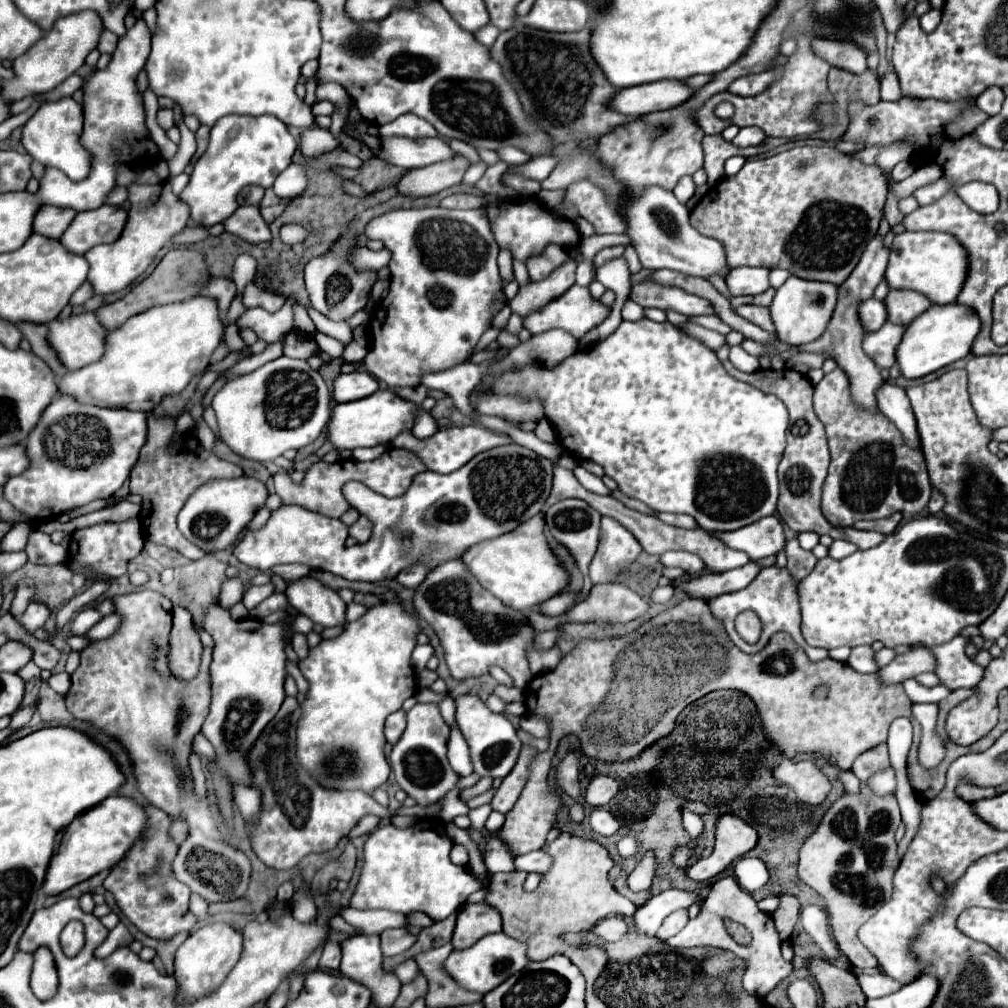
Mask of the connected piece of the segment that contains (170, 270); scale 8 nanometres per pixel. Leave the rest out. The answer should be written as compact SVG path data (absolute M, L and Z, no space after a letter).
M179 247L179 249L171 249L161 261L159 265L155 267L155 271L143 279L129 295L125 295L123 299L111 303L111 305L105 305L97 311L97 317L101 319L103 327L107 331L113 331L117 327L121 327L129 317L137 315L137 313L143 313L155 305L165 305L165 303L175 303L175 301L185 301L185 299L191 299L193 295L199 295L199 291L209 283L209 269L207 269L207 261L205 261L205 253L203 251L197 251L197 249L185 249L185 247Z

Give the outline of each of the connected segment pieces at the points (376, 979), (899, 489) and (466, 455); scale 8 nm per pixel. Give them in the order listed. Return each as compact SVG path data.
M347 939L341 941L343 951L343 963L341 973L353 975L353 979L365 987L371 989L373 1001L379 1007L389 1007L395 1003L401 983L393 973L385 973L381 963L383 959L375 959L375 955L365 953L347 953Z
M835 369L815 385L813 405L815 415L825 425L831 451L829 475L823 484L821 497L822 513L831 525L851 527L859 519L883 519L897 511L917 515L927 507L933 487L921 451L907 445L903 433L897 431L897 427L883 413L871 413L863 407L857 407L857 403L851 399L851 387L845 371Z
M467 425L467 427L445 427L445 429L439 429L431 439L425 439L425 441L415 439L411 435L411 431L405 431L393 441L393 447L405 447L405 449L417 451L417 455L421 455L421 461L427 465L429 471L451 473L451 471L463 467L467 461L471 461L477 453L489 451L493 447L509 445L509 443L513 443L513 439L509 435L501 435L501 433L489 431L489 429L479 427L479 425Z

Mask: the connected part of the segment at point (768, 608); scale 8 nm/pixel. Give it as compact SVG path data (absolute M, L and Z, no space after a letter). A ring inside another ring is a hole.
M771 565L771 567L765 567L765 569L755 577L755 581L753 581L749 587L745 587L745 589L741 589L741 591L737 591L737 593L719 595L719 597L715 597L715 599L709 599L707 605L709 605L709 609L711 609L711 615L713 615L715 619L721 619L721 623L725 625L727 635L731 637L731 641L733 641L737 647L765 647L765 645L769 643L769 637L771 637L771 635L775 635L775 633L779 633L779 631L787 631L787 633L795 639L795 643L799 643L799 645L805 649L805 653L807 653L809 657L827 657L827 653L825 653L823 649L813 649L813 647L809 647L809 645L805 643L803 635L801 635L801 629L799 629L799 625L801 625L801 609L799 609L799 593L797 593L797 587L799 587L799 581L795 581L785 567ZM745 609L755 611L755 613L759 615L761 623L763 623L761 641L755 643L755 645L747 645L747 643L737 635L737 631L733 629L735 615L741 613L741 611L745 611Z

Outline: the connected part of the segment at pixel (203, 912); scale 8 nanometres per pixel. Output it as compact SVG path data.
M191 895L191 911L197 915L199 921L207 921L209 915L209 903L205 903L205 899L201 899L199 895Z

